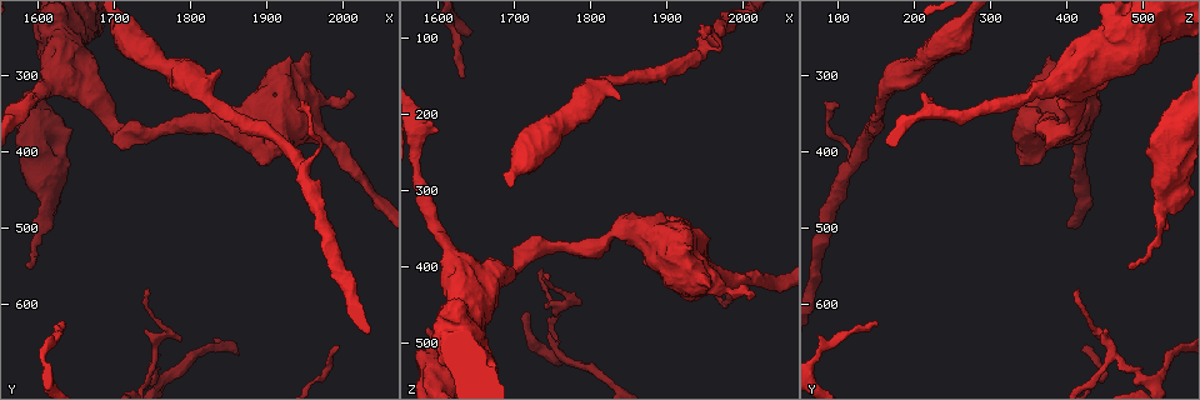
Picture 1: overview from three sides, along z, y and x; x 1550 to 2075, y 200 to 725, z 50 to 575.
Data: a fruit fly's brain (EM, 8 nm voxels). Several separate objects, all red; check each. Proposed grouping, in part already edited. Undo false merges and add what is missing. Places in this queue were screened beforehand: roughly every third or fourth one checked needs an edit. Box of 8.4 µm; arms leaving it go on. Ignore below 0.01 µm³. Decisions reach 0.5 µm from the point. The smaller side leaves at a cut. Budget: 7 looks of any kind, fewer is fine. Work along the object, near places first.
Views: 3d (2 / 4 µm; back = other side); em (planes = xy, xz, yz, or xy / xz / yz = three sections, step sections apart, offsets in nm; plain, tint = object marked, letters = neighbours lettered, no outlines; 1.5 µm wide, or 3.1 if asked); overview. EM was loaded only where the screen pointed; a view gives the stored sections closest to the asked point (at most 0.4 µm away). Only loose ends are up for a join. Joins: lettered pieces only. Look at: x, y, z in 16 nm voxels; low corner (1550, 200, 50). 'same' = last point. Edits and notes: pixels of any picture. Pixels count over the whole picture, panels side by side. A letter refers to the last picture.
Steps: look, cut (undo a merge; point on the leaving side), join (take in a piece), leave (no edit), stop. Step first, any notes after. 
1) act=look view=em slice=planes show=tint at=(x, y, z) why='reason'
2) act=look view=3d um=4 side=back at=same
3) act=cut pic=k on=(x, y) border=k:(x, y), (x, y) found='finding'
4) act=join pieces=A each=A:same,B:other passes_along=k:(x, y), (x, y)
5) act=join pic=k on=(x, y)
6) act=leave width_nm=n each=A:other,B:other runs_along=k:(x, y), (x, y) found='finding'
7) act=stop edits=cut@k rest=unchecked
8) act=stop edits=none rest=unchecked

act=look view=em slice=yz step=4 show=letters at=(1605, 505, 525) why='calibre changes'

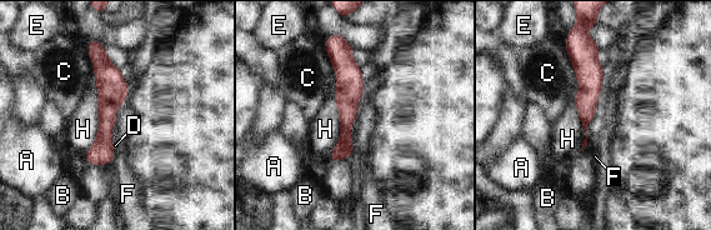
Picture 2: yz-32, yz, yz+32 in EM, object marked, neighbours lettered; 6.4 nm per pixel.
act=leave longest_contact=H:500nm each=A:other,B:other,C:other,D:other,E:other,F:other,H:other runs_along=2:(99, 48), (106, 74), (106, 161) found='all the same neuron'

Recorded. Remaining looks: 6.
act=look view=3d um=2 at=(1595, 325, 215) why='an open end'

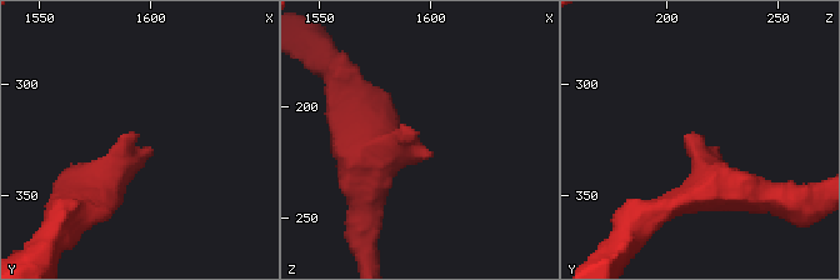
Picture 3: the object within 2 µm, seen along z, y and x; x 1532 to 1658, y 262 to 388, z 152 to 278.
act=look view=em slice=xz step=8 show=tint at=(1594, 323, 213) why='shape alone is not enough'

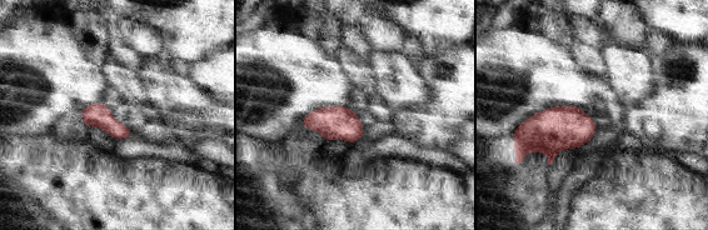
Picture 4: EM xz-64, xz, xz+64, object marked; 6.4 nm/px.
act=look view=em slice=planes show=letters at=same

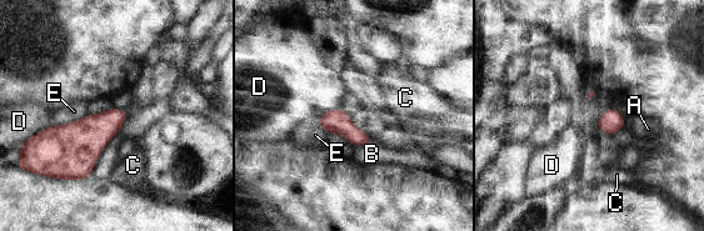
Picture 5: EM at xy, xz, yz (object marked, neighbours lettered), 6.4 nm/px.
act=leave each=A:other,B:other,C:other,D:other,E:other border=5:(86, 114), (78, 120), (59, 125) found='none of them fits'

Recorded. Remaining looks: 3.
act=look view=3d um=4 at=(1745, 575, 420) why='tapers out'

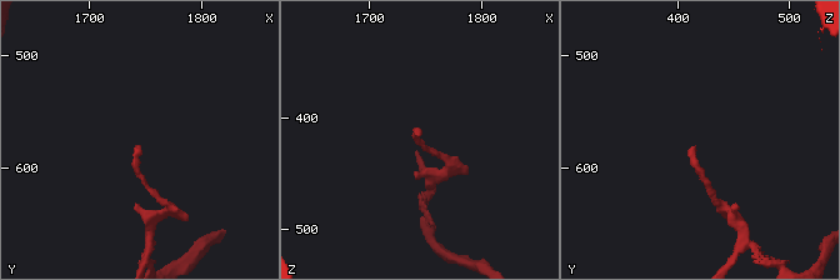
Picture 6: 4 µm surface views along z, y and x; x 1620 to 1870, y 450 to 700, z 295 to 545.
act=look view=em slice=planes show=letters at=(1742, 582, 416)

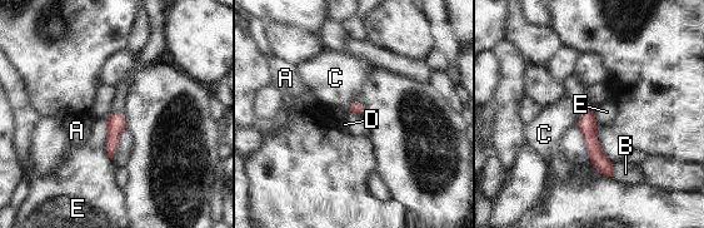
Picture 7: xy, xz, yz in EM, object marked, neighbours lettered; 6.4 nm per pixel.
act=leave width_nm=80 each=A:other,B:other,C:other,D:other,E:other border=7:(106, 115), (105, 152), (111, 158) found='no lettered piece goes on from it'

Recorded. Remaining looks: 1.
act=stop edits=none rest=unchecked

